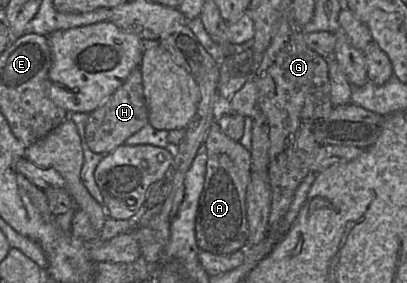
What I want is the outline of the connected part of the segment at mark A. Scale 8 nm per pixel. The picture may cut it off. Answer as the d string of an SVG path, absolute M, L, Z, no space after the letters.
M216 118L204 143L207 148L207 163L196 213L196 241L202 251L231 254L243 248L248 238L246 190L251 177L251 155L239 141L233 141L223 133Z

